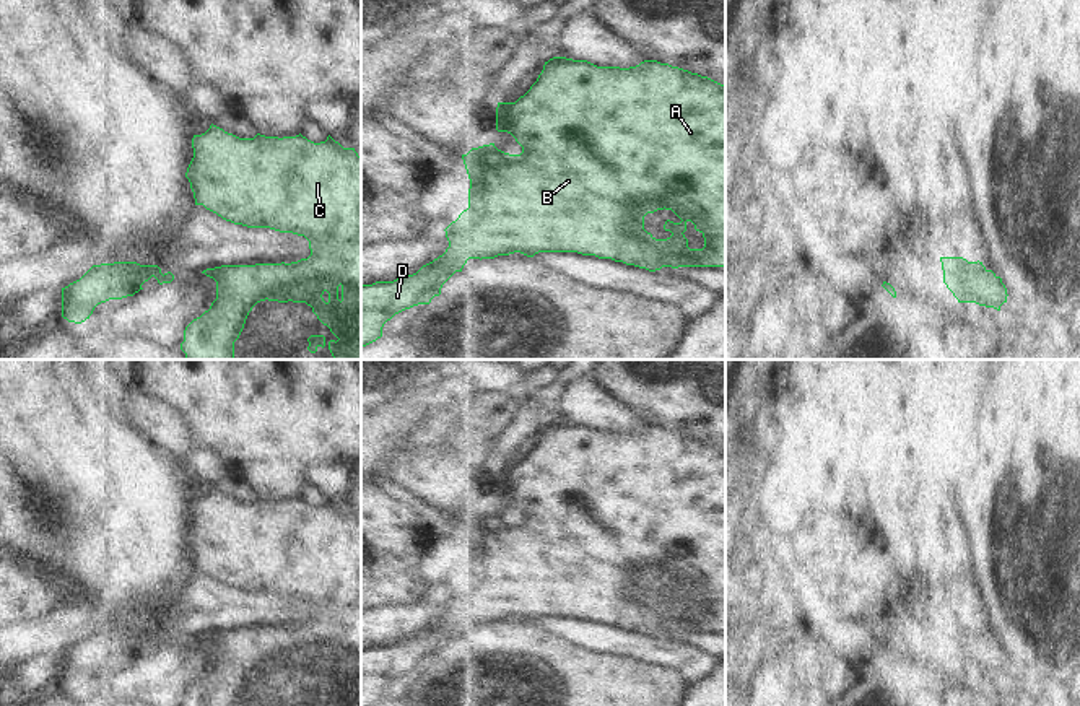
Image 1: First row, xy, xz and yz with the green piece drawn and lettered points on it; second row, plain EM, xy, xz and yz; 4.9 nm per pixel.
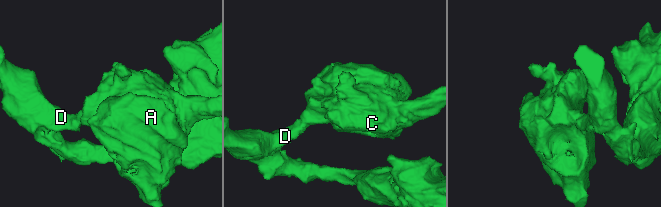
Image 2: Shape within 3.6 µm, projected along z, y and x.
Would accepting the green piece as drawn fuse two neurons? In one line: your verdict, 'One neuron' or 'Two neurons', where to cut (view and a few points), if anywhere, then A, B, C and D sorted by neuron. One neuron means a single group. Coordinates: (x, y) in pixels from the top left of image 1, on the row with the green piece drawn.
One neuron. No split. Groups: A B C D.

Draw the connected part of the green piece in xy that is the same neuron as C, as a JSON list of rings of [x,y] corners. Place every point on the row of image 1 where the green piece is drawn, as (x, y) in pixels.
[[[216,125],[192,138],[194,158],[185,177],[195,205],[247,228],[270,228],[309,241],[311,255],[291,264],[221,265],[202,273],[216,281],[210,309],[184,330],[187,360],[234,360],[234,342],[260,301],[306,303],[338,338],[307,338],[311,353],[329,346],[333,360],[361,360],[361,158],[330,135],[314,143],[303,137],[239,138]]]

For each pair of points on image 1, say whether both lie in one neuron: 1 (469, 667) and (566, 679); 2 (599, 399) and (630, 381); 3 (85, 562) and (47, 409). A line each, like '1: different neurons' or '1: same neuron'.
1: same neuron
2: different neurons
3: same neuron

